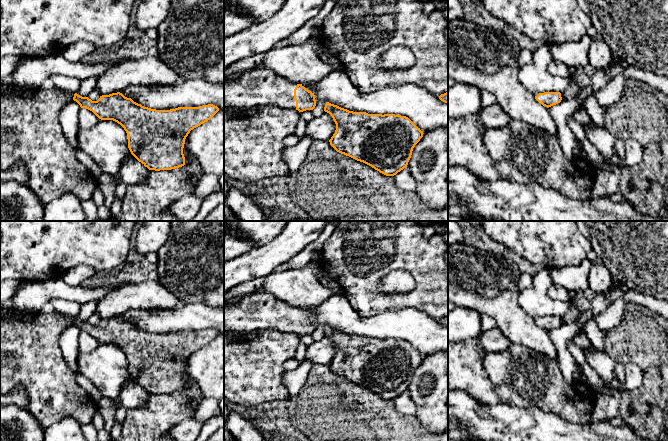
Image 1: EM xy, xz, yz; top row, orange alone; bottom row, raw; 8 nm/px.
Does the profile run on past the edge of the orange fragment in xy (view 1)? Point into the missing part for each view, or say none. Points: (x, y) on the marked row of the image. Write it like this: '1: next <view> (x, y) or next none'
1: next none

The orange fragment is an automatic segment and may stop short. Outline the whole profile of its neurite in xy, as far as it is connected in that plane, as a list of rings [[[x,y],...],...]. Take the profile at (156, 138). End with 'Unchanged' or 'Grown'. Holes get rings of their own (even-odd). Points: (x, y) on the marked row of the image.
[[[122,93],[102,95],[97,101],[74,94],[73,100],[81,108],[92,111],[101,120],[113,120],[127,133],[131,154],[149,170],[171,170],[185,165],[183,148],[191,130],[210,120],[219,108],[213,104],[199,107],[178,107],[170,110],[156,110],[144,107],[125,97]]]. Unchanged

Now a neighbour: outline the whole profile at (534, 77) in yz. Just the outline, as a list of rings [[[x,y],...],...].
[[[546,44],[533,51],[533,59],[527,65],[520,67],[518,78],[522,86],[531,94],[544,92],[564,92],[569,84],[569,78],[563,78],[550,74],[547,66],[553,60]]]

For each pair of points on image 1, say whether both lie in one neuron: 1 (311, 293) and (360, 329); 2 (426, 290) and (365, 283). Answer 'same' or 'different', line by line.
1: different
2: same

